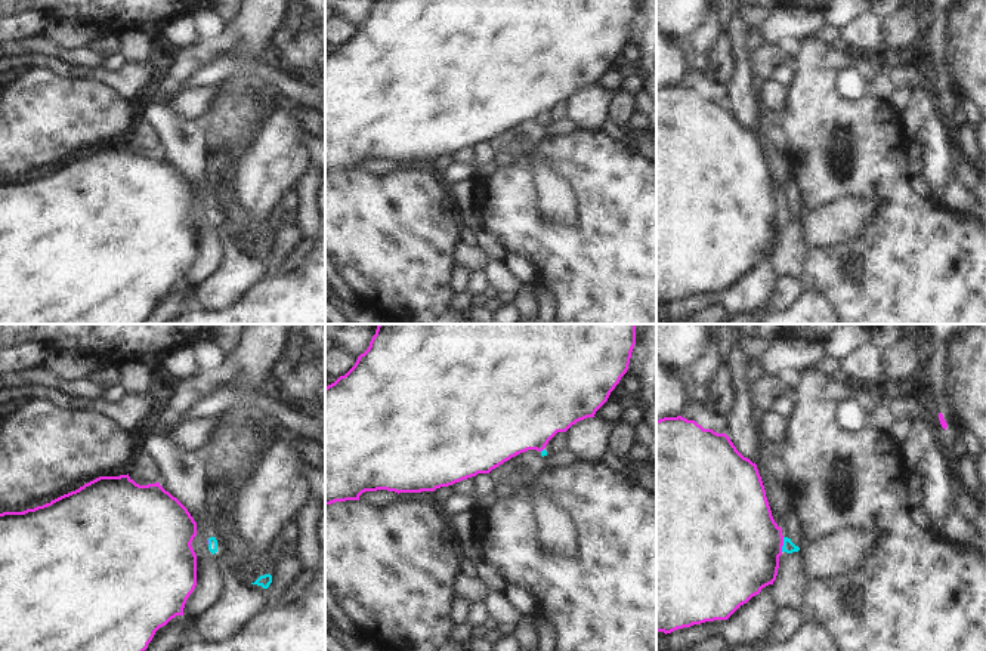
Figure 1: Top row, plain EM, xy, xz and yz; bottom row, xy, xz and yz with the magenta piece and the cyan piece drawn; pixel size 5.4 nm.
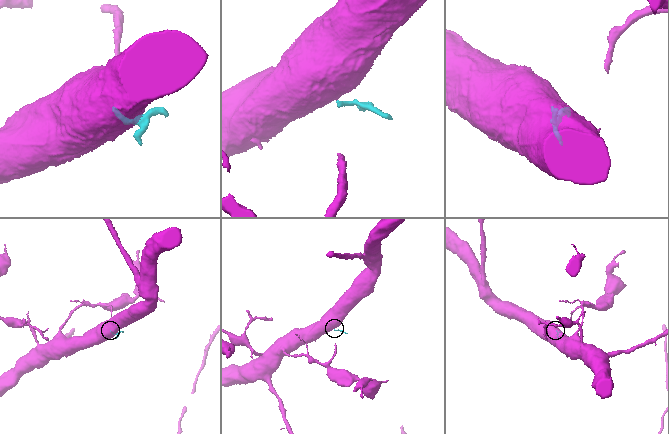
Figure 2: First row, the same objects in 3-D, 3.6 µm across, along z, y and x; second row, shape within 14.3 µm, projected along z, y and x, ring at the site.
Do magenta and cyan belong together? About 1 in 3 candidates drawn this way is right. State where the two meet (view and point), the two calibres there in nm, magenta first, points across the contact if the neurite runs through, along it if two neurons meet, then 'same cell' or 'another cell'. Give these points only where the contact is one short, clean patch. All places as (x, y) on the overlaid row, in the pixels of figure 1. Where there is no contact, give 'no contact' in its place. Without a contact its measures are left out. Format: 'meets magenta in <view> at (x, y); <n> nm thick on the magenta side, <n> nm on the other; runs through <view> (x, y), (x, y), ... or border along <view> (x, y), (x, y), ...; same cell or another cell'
meets magenta in yz at (782, 545); 480 nm thick on the magenta side, 70 nm on the other; border along yz (784, 537), (781, 551); another cell

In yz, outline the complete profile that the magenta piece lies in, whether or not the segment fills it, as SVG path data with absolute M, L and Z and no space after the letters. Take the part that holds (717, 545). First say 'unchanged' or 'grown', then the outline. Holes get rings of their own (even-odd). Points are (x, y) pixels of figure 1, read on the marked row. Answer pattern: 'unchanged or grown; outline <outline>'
unchanged; outline M681 416L656 420L656 633L671 633L714 620L727 620L741 605L773 584L782 555L782 528L775 522L757 465L744 457L726 434L704 429L695 420Z

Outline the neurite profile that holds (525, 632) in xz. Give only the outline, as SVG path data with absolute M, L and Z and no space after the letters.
M520 615L513 626L513 636L520 651L534 651L538 648L538 632L534 615Z

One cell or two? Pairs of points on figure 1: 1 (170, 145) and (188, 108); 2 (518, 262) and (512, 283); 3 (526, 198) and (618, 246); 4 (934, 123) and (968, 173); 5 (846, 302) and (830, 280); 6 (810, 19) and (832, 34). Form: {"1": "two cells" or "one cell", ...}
{"1": "two cells", "2": "two cells", "3": "one cell", "4": "two cells", "5": "one cell", "6": "two cells"}

